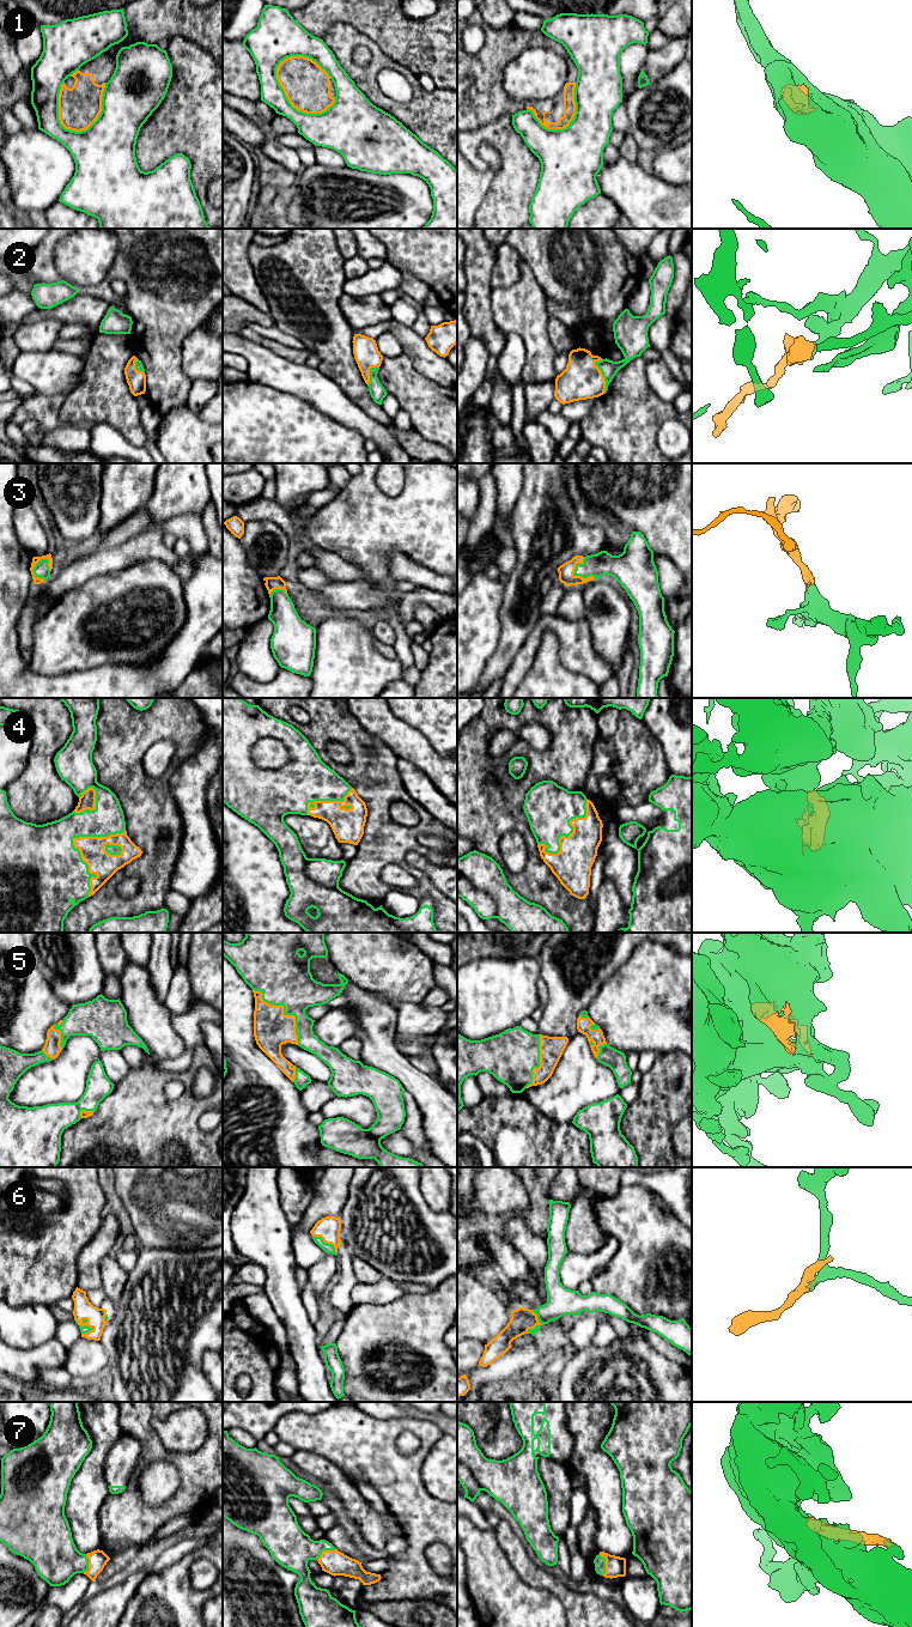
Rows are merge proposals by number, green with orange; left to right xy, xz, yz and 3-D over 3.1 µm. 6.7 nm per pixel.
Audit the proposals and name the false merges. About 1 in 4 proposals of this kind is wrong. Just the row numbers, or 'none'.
1

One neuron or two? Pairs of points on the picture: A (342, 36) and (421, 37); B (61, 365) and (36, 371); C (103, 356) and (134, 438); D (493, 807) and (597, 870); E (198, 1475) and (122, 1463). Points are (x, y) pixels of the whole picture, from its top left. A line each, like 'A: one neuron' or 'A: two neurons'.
A: two neurons
B: one neuron
C: one neuron
D: two neurons
E: two neurons

